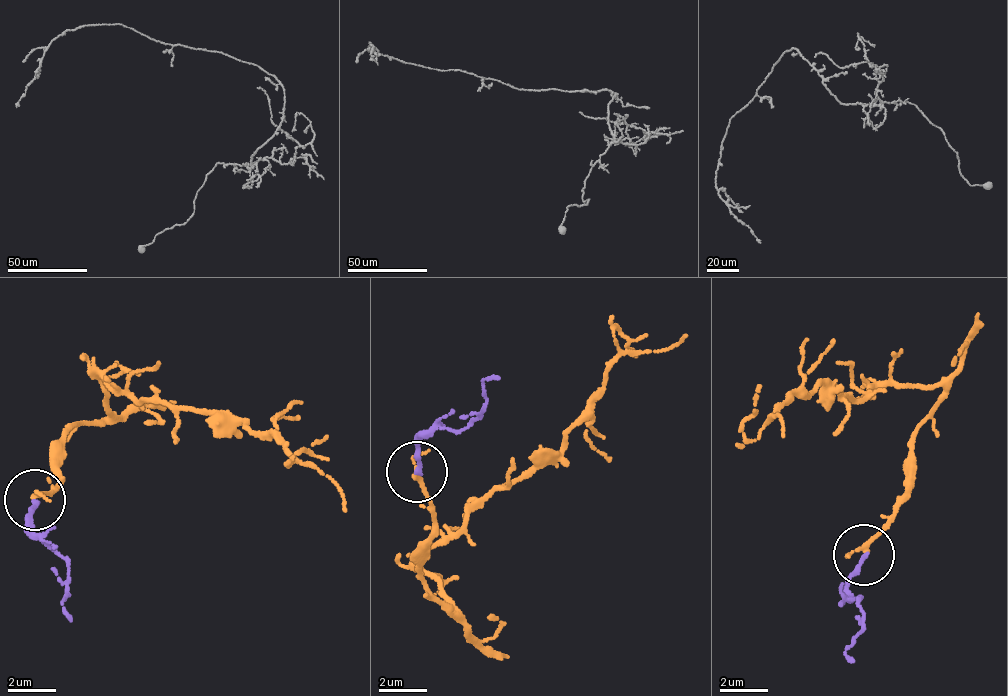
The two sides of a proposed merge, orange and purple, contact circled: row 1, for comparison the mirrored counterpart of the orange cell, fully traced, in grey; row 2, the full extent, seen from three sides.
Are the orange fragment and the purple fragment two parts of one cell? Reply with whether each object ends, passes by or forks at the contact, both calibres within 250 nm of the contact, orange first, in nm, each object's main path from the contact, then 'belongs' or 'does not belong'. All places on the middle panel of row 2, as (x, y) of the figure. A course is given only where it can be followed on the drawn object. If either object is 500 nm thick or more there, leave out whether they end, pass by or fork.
orange passes by; purple ends; calibres 150 and 200 nm; course orange (417, 474), (434, 532), (415, 560), (449, 607), (419, 559), (560, 446), (596, 401), (615, 328), (636, 354); course purple (417, 474), (421, 439), (478, 422), (486, 409), (484, 379), (501, 377); belongs

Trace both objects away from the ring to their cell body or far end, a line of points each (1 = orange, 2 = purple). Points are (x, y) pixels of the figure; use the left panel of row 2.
1: (36, 499), (59, 483), (59, 438), (106, 415), (97, 375), (141, 401), (276, 439), (285, 466), (329, 433)
2: (36, 499), (29, 526), (68, 574), (68, 594), (63, 602), (72, 623)

